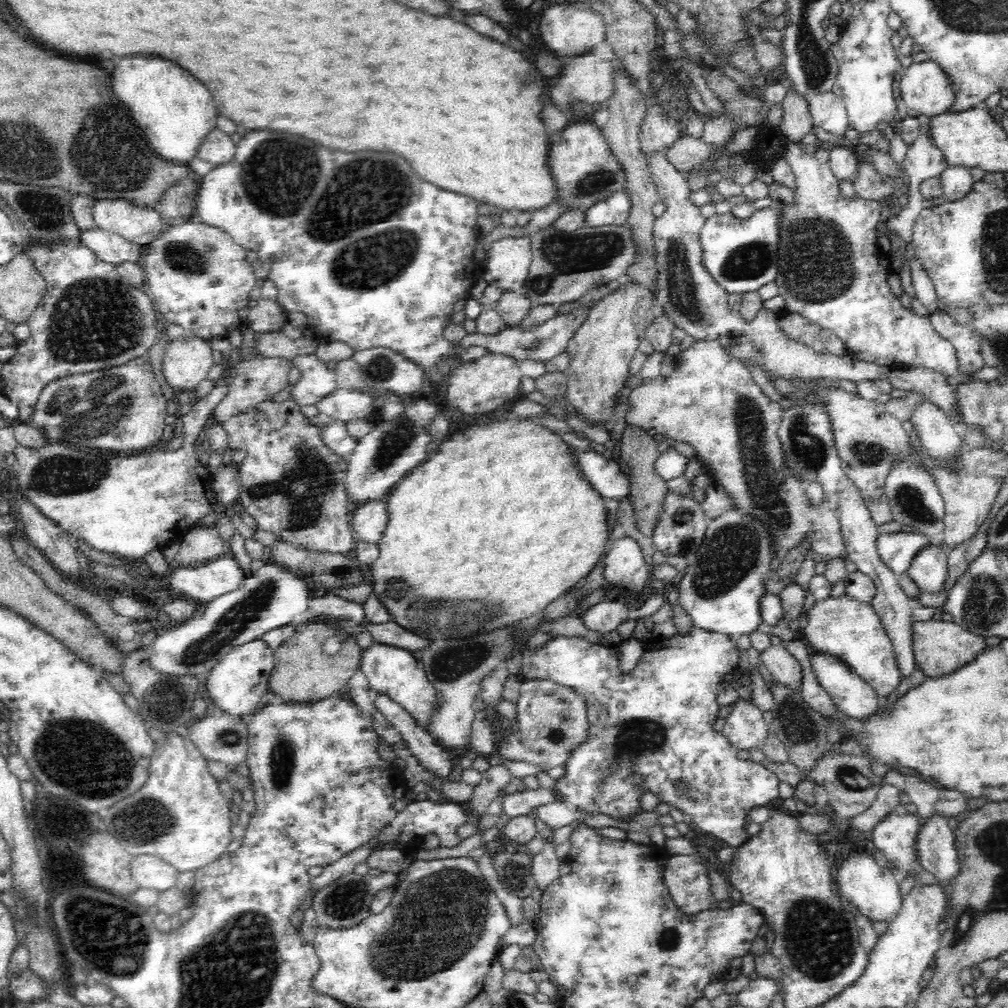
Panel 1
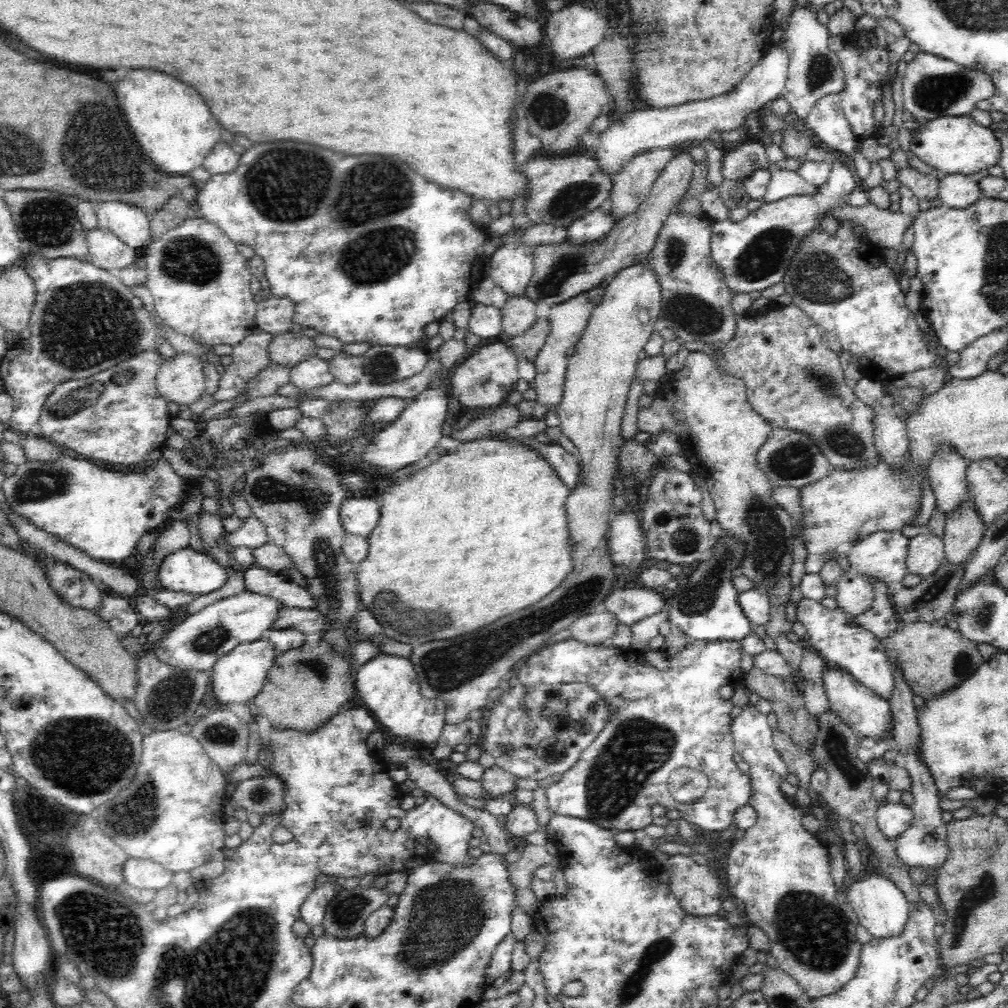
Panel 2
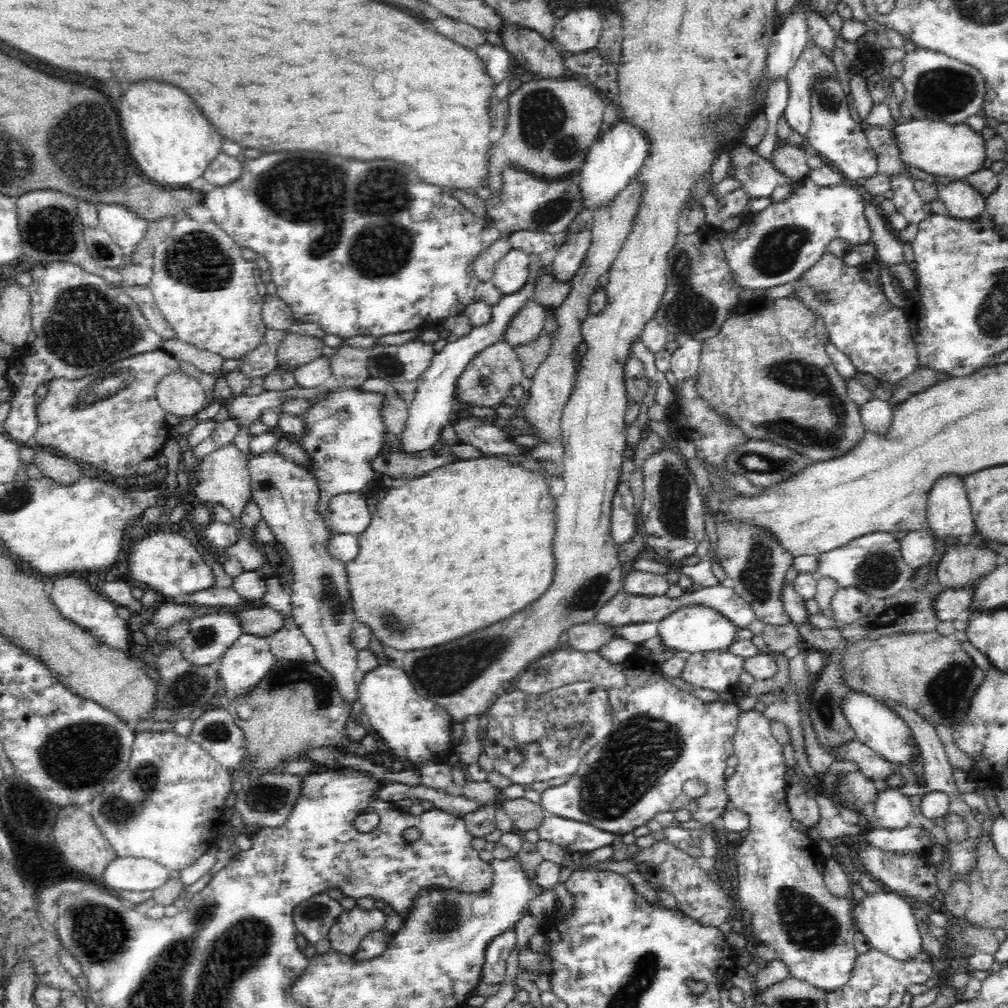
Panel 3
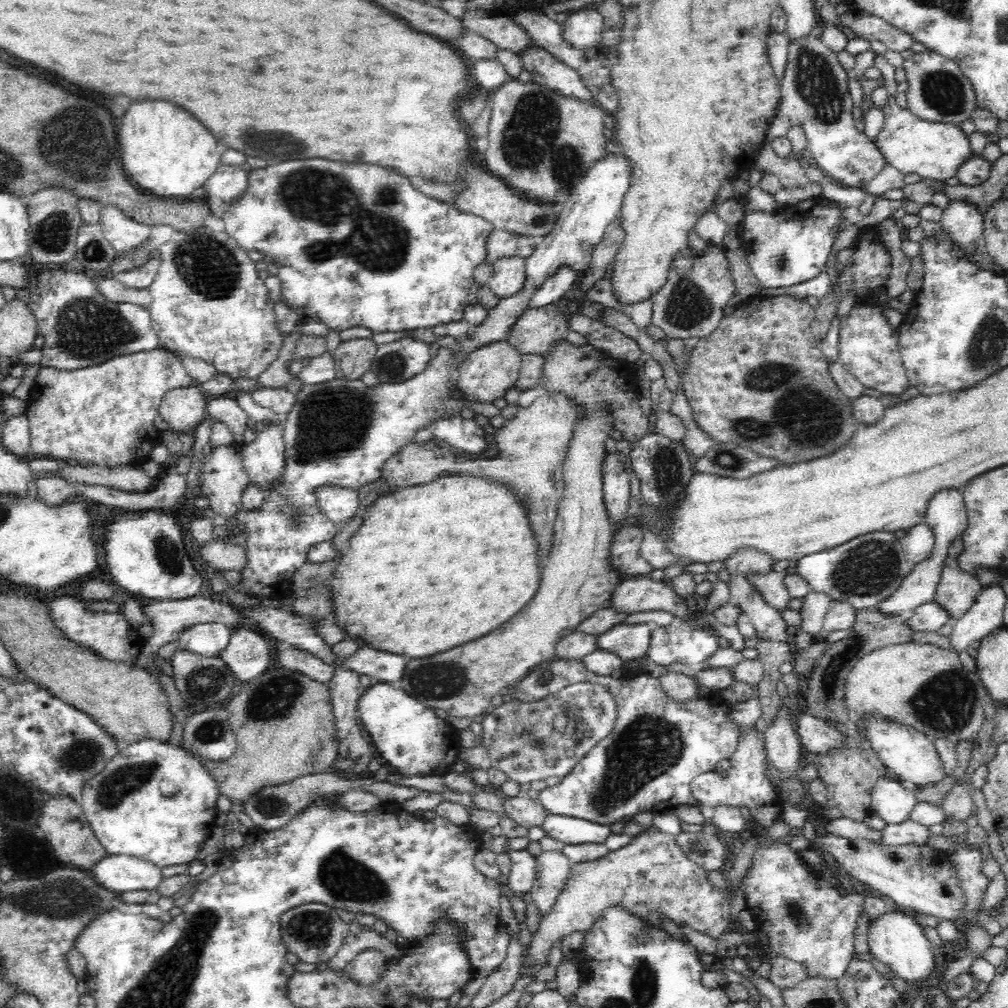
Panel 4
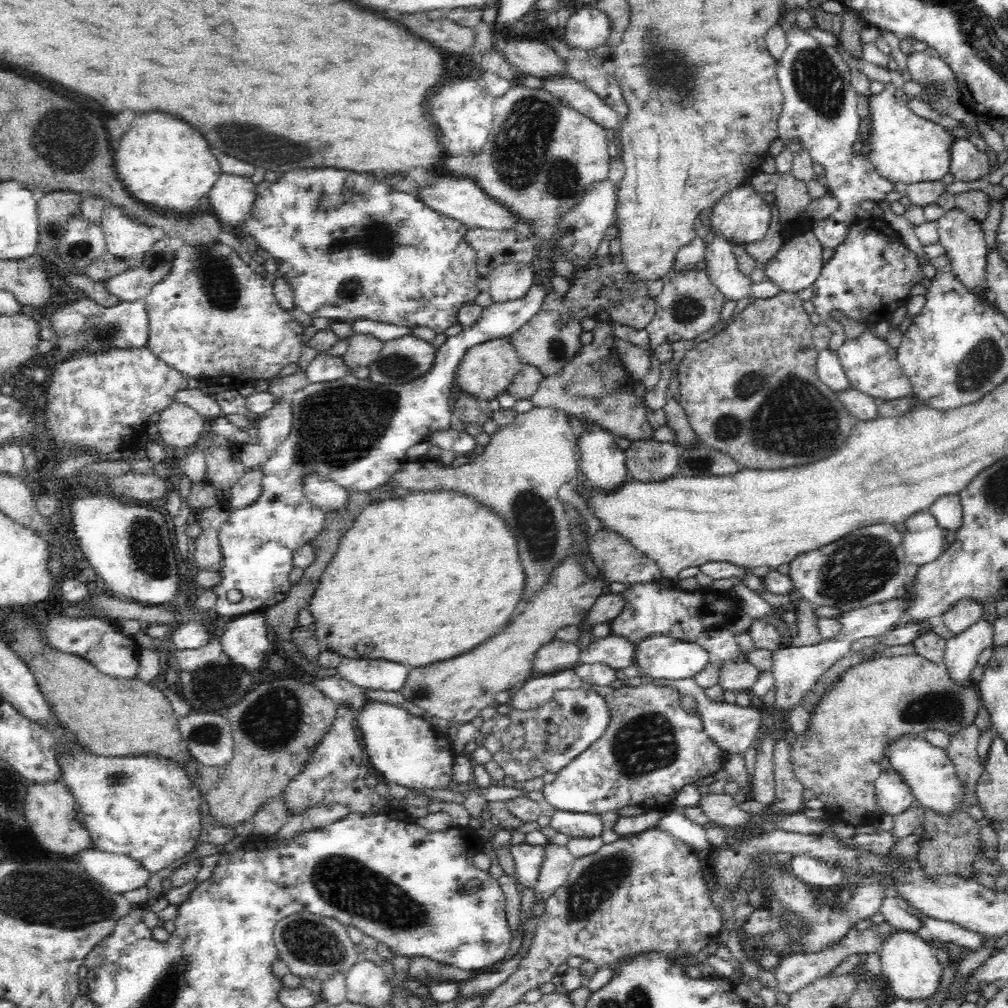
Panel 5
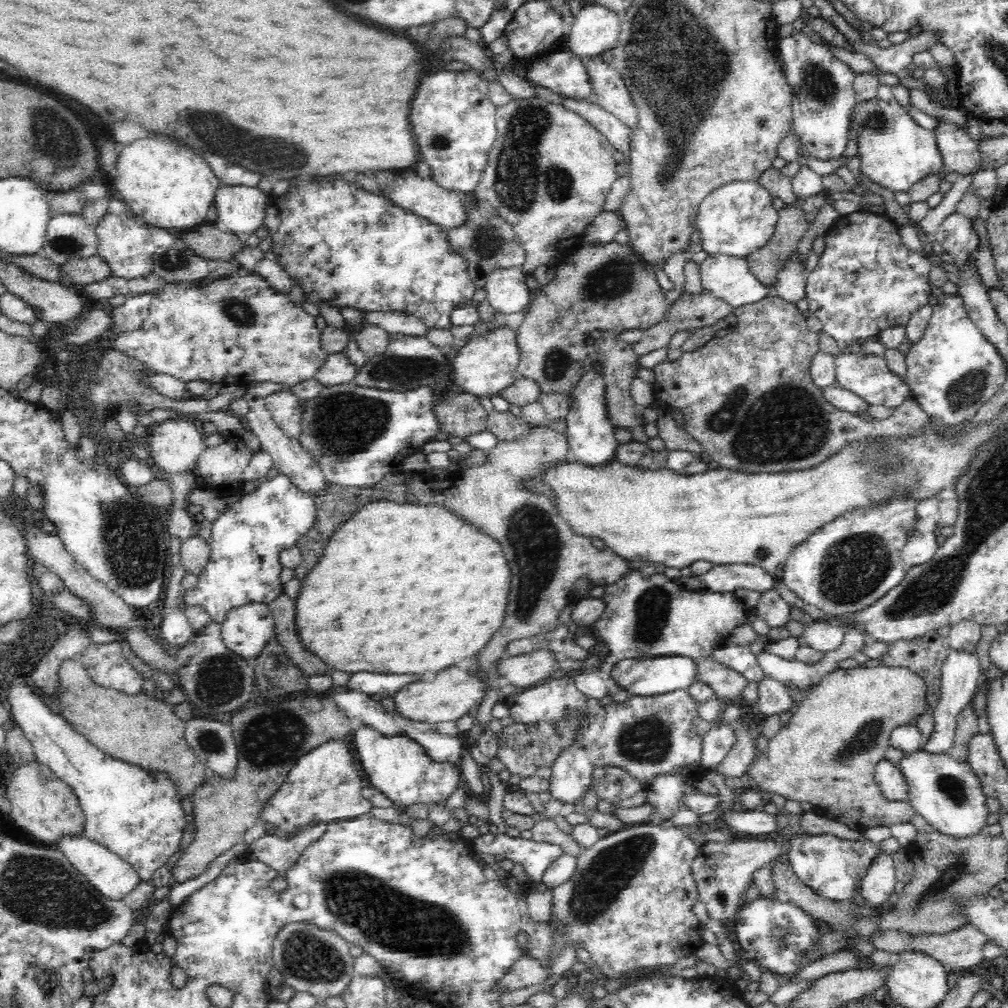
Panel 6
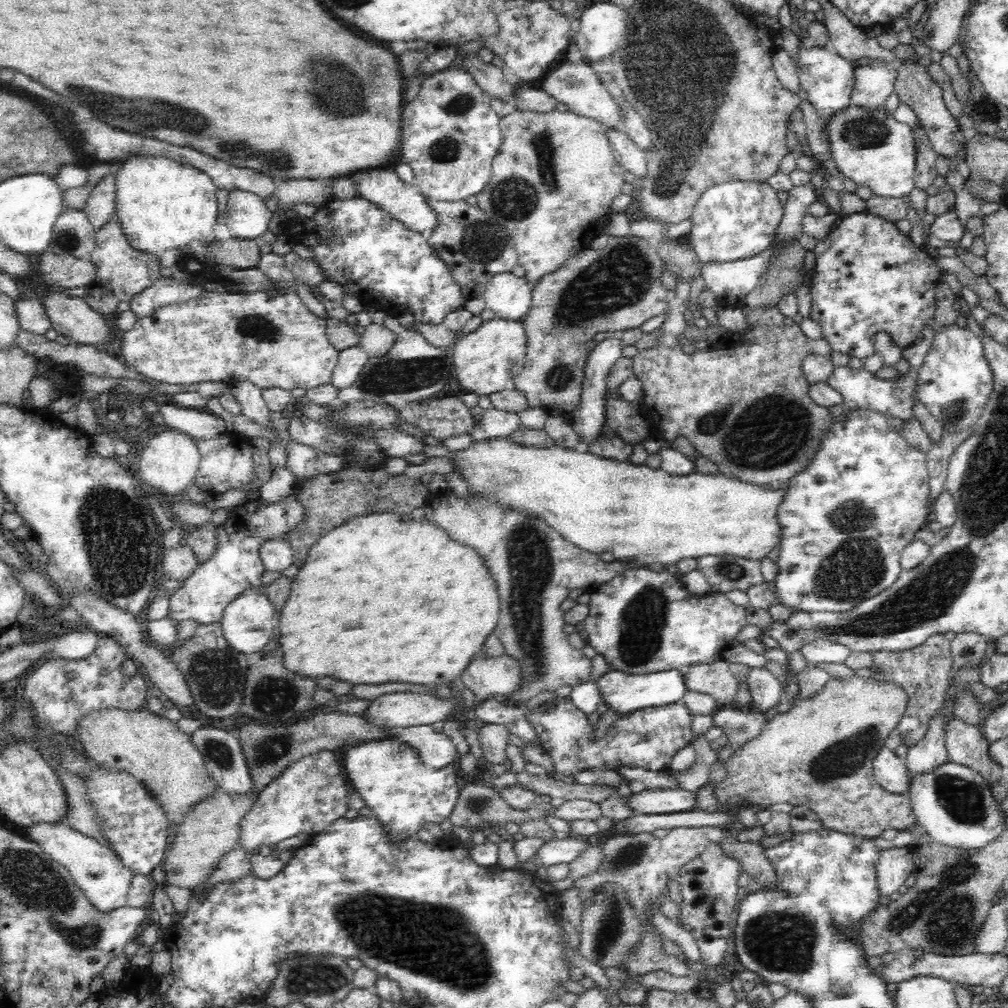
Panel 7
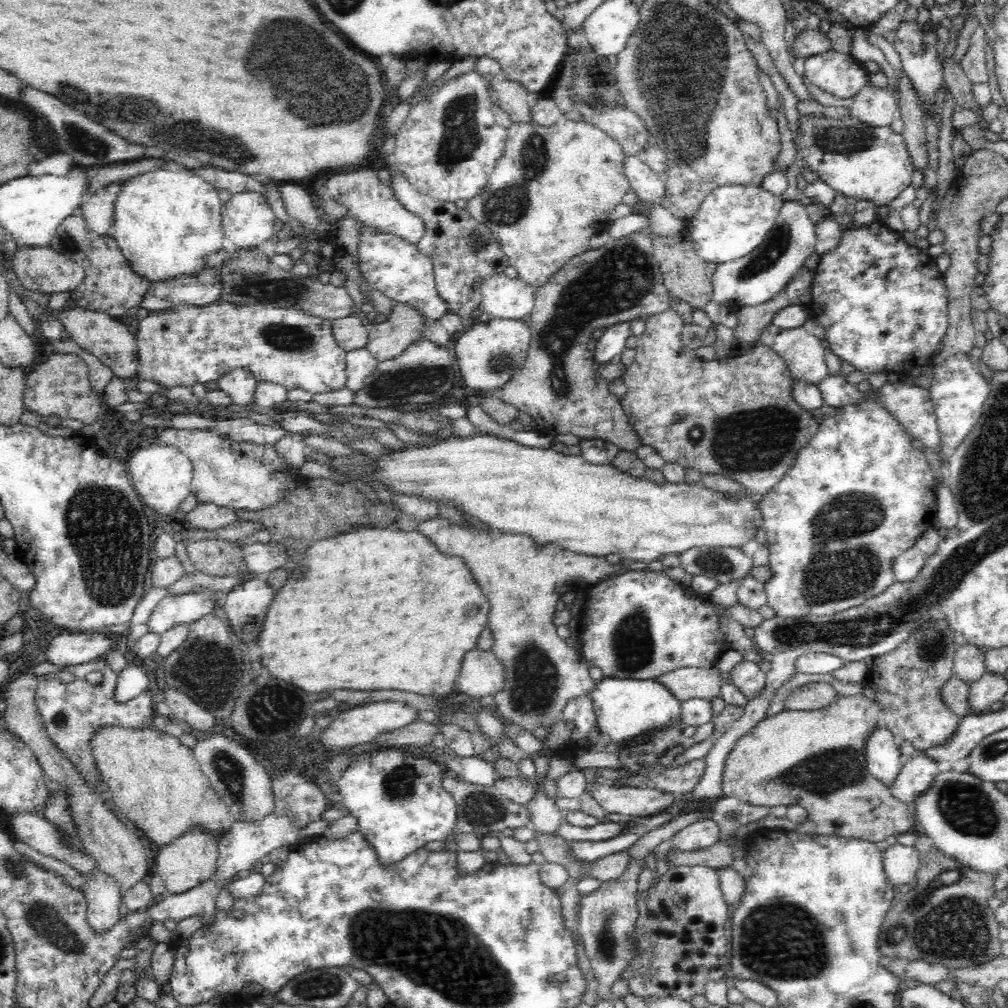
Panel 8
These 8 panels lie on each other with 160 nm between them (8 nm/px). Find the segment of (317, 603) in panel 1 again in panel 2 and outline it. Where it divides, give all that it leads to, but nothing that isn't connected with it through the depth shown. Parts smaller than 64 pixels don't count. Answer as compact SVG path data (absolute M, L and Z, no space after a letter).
M251 566L244 570L244 584L245 590L272 593L288 607L313 609L317 603L306 587L286 579L284 574L268 569Z

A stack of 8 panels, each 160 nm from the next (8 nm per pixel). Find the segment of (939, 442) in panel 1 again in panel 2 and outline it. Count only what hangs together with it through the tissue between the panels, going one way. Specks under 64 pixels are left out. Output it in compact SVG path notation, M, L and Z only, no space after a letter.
M948 445L939 447L933 455L927 475L936 497L935 507L945 515L954 511L966 495L968 466L968 461Z

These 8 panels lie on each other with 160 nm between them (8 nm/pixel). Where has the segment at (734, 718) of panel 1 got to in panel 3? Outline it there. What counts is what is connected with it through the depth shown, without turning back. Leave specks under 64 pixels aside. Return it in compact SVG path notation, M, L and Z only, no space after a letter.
M754 709L744 711L739 716L737 730L735 731L733 740L733 747L735 755L738 757L738 764L735 766L734 773L728 777L726 789L728 789L729 793L730 806L745 812L749 816L749 833L747 836L740 839L740 842L738 842L738 850L735 852L735 859L737 862L736 868L738 872L737 897L742 910L749 910L752 913L752 927L754 932L756 932L756 937L758 937L760 943L764 943L764 945L775 950L777 960L787 967L791 976L806 981L819 989L824 989L824 991L829 993L836 990L838 987L841 987L845 982L850 981L856 958L859 956L859 954L856 953L856 949L854 949L854 934L856 928L854 927L853 911L851 910L849 896L846 898L833 896L826 887L822 875L826 857L820 852L817 841L807 836L806 833L794 829L791 825L793 814L789 811L789 806L787 805L787 784L785 783L786 763L784 763L784 756L782 755L783 746L782 743L778 742L778 739L774 738L774 735L771 733L770 723L771 720L766 718L766 716L760 711Z

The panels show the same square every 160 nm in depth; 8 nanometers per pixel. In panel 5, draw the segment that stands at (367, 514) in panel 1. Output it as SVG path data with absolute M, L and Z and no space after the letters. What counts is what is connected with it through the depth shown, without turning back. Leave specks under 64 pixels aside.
M318 473L310 474L305 478L306 499L318 511L327 513L336 509L345 508L348 501L348 491L334 482L330 482Z

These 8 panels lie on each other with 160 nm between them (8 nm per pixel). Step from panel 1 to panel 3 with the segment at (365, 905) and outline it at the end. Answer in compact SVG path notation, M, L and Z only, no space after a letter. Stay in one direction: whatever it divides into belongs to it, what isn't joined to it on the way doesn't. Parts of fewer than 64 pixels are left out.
M356 906L341 913L329 933L331 949L344 956L354 956L362 940L371 933L386 929L386 915L382 910L361 910Z

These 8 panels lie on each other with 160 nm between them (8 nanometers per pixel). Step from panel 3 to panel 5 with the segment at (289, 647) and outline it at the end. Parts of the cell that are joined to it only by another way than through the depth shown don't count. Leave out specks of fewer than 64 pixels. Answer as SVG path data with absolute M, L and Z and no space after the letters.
M338 674L326 678L314 677L312 684L336 705L342 704L342 702L353 704L358 711L362 710L362 706L366 706L371 700L364 693L365 688L344 680Z

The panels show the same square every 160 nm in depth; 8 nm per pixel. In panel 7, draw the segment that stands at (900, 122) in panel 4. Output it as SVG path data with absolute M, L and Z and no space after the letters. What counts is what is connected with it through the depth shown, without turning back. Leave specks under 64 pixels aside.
M850 105L829 118L825 133L836 168L844 178L868 186L876 196L902 199L912 192L918 154L916 131L896 121L892 113Z

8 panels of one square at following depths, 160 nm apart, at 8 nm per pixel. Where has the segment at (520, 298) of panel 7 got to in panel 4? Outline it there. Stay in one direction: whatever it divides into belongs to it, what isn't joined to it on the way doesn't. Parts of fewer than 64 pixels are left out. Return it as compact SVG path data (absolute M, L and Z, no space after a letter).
M518 255L499 258L493 264L489 287L498 298L510 298L518 294L526 280L526 261Z

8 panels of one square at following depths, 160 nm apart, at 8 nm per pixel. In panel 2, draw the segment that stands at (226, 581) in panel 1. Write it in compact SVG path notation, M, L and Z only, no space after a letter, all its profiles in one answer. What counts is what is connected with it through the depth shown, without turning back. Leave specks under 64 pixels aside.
M188 546L166 556L158 568L157 576L162 589L200 596L224 586L230 570L224 570L213 558L195 552Z

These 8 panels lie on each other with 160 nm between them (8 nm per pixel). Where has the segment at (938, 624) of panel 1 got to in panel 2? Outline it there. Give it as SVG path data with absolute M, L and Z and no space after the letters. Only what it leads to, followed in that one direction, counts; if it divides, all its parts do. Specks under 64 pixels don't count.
M938 623L900 624L893 635L881 639L881 646L891 667L901 668L903 679L912 689L912 693L924 699L946 692L948 687L955 686L966 678L984 660L974 642L959 630L955 631Z

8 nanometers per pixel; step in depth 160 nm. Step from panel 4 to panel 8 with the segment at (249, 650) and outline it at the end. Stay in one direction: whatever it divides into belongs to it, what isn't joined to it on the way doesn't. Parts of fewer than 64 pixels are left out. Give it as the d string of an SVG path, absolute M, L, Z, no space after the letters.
M254 577L227 593L223 608L228 615L236 640L258 640L264 630L266 613L274 598L274 589L267 579Z

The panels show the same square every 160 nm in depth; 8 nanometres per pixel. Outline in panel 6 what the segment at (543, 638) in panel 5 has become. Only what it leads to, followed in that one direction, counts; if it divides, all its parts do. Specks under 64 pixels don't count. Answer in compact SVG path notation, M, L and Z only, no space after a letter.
M447 667L436 673L436 680L432 682L410 682L396 691L394 704L397 712L408 720L420 722L456 722L462 716L472 713L470 708L482 700L484 696L484 684L478 680L478 670L476 672L466 672L460 668Z

